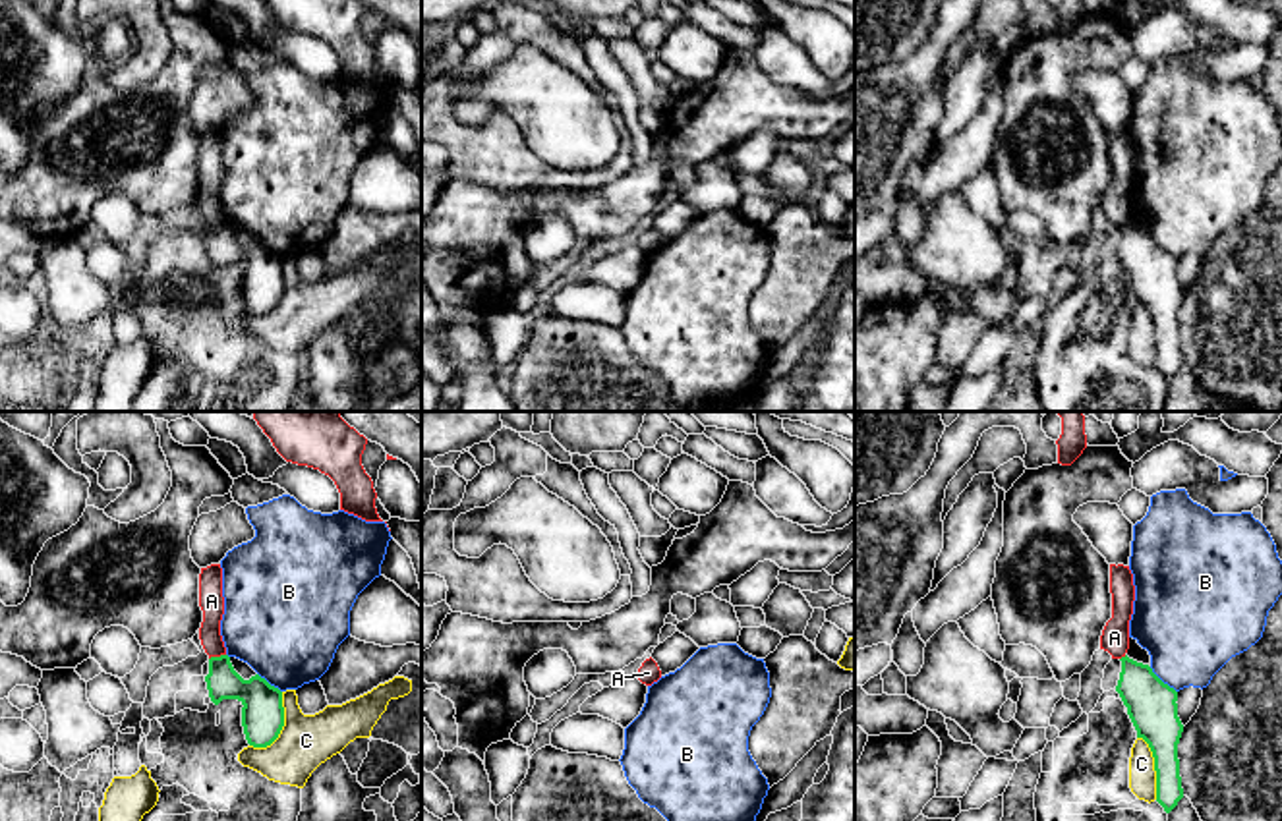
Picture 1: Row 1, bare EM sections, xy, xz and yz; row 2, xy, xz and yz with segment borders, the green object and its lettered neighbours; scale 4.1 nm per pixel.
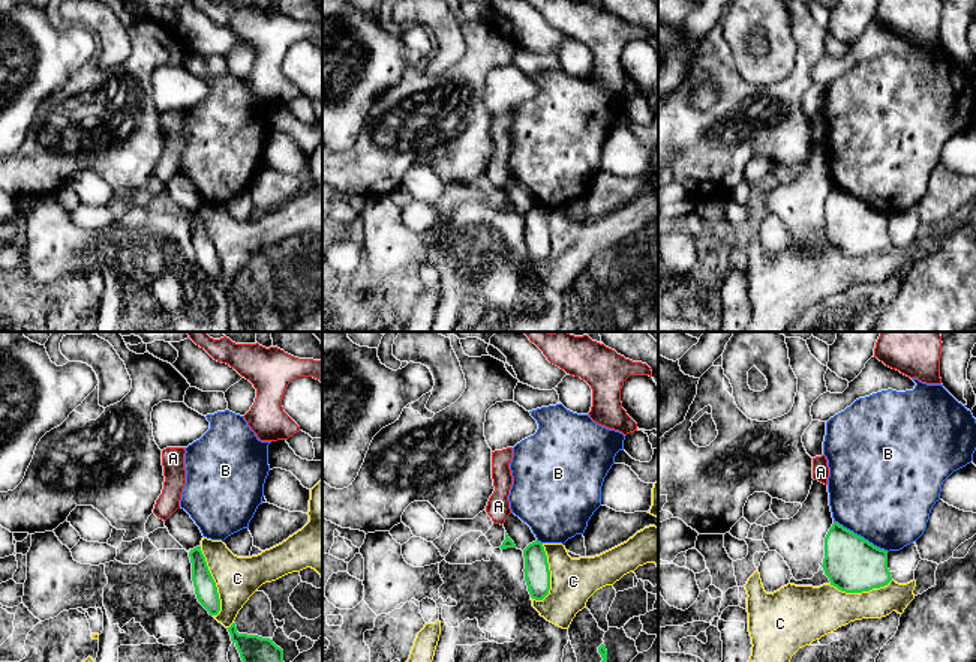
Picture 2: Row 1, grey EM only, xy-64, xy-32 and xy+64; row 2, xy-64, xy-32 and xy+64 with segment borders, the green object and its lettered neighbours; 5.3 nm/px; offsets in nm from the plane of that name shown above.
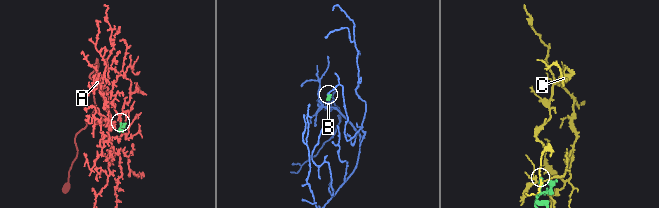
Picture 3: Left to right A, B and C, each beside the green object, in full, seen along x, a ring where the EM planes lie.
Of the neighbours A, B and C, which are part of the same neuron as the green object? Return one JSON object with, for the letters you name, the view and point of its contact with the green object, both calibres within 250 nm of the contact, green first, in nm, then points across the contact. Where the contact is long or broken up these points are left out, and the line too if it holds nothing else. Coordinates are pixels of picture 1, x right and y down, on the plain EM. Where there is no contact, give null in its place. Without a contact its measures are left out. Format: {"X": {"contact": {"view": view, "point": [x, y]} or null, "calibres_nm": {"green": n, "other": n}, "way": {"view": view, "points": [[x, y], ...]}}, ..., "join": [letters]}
{"join": []}

